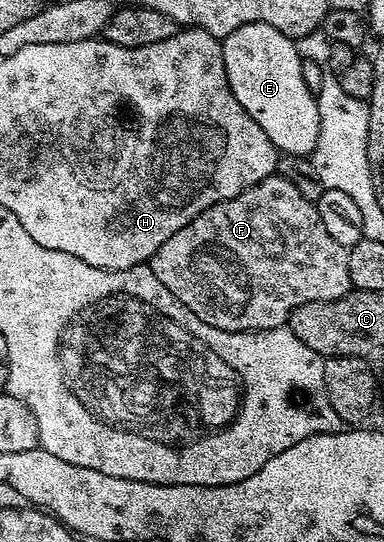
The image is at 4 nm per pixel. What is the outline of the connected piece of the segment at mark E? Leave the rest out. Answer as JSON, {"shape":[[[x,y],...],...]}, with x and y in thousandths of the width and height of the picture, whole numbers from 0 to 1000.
{"shape":[[[638,42],[617,50],[591,68],[578,70],[581,107],[586,109],[586,138],[596,146],[596,161],[628,190],[628,197],[701,249],[729,284],[753,290],[797,292],[820,275],[831,247],[831,190],[823,173],[794,153],[789,137],[792,107],[779,103],[776,81],[742,66],[721,50],[701,50],[701,42]]]}

